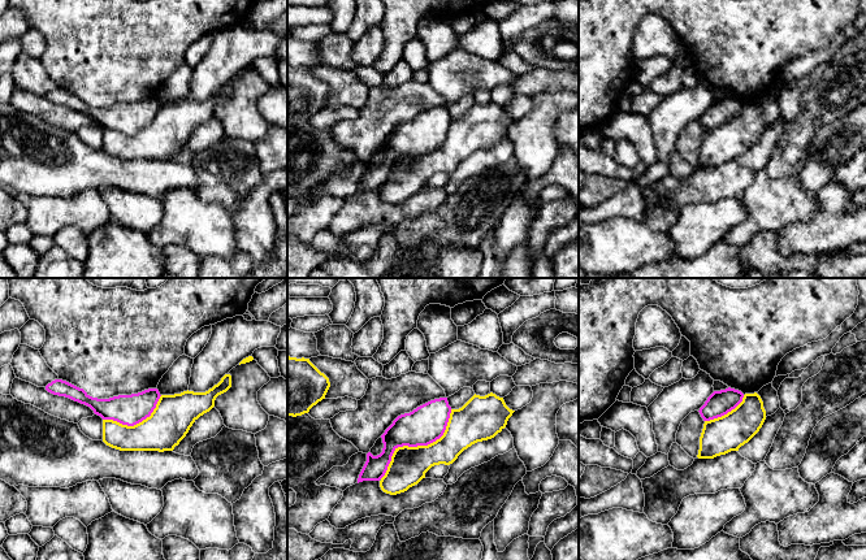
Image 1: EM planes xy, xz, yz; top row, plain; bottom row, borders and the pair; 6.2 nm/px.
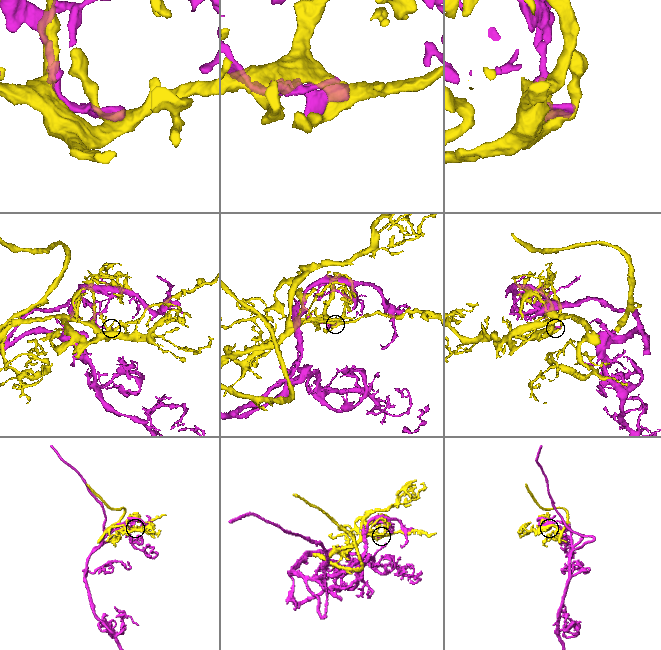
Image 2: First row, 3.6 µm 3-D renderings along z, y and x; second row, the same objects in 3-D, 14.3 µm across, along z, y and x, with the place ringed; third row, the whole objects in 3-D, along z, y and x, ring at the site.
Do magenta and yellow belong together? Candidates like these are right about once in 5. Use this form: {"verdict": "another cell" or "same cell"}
{"verdict": "another cell"}

